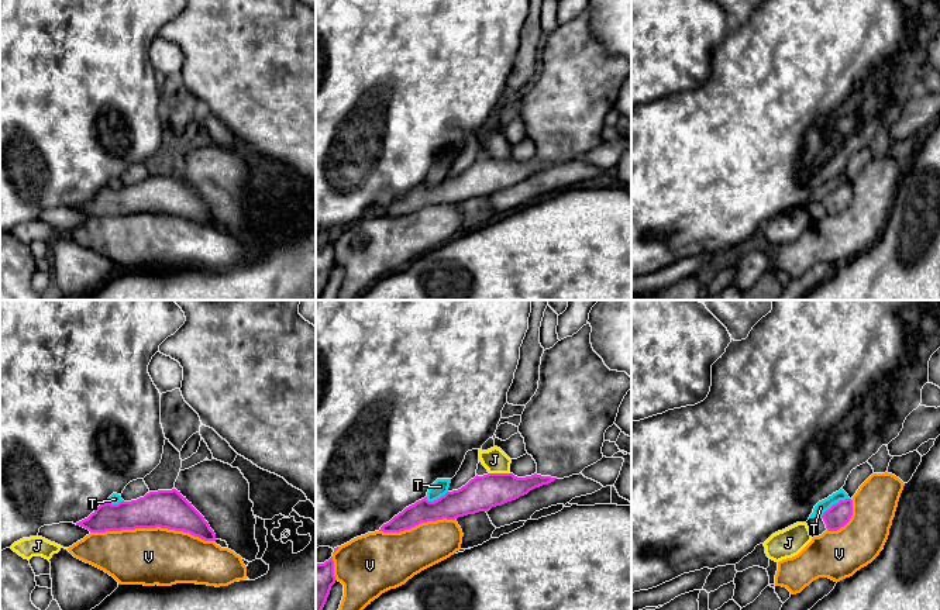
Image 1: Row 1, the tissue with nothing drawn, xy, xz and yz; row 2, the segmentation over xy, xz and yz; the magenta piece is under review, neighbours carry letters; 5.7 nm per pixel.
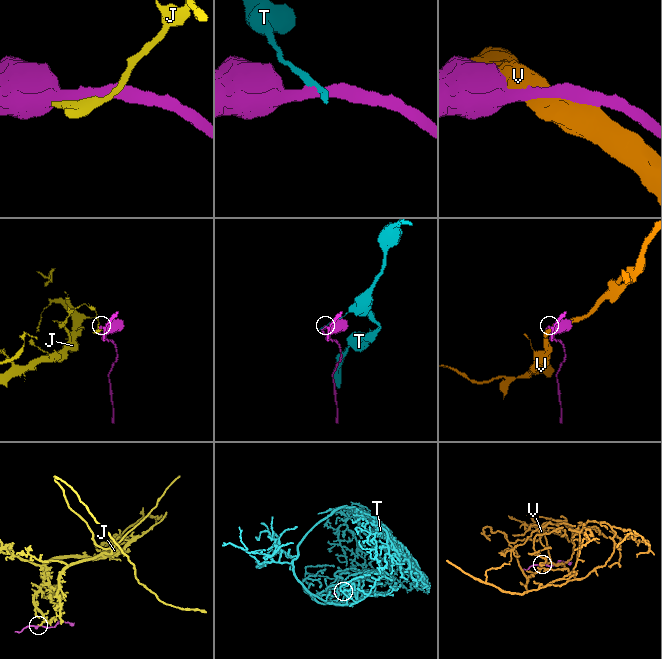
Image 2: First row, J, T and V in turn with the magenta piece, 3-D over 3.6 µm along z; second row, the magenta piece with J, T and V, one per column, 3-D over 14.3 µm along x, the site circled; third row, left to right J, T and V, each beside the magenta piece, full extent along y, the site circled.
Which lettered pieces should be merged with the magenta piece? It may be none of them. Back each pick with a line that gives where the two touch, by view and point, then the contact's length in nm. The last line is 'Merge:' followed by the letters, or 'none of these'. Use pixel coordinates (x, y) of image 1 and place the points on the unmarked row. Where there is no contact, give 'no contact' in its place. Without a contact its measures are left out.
Merge: none of these

